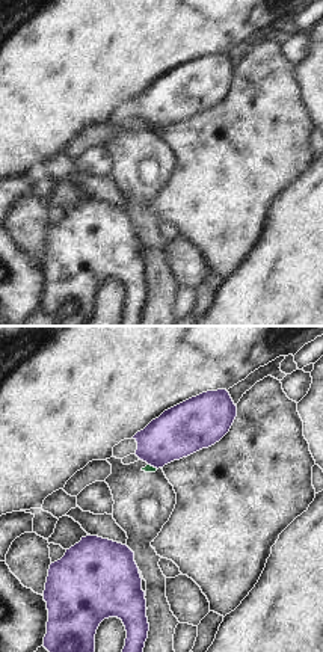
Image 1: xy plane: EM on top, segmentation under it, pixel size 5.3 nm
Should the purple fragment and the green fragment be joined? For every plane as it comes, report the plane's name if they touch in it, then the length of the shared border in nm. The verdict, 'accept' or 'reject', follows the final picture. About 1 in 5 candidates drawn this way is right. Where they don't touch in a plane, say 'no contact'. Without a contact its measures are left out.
xy | 60 nm

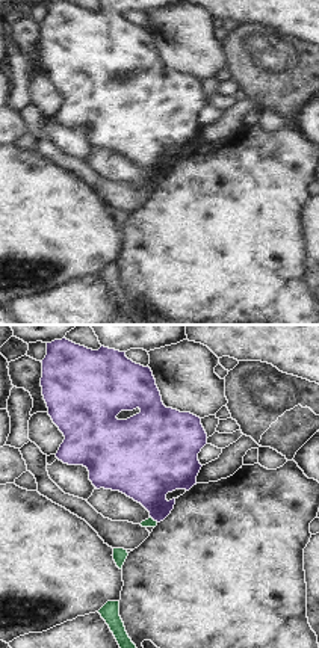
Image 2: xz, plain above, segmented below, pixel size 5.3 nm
xz | 60 nm

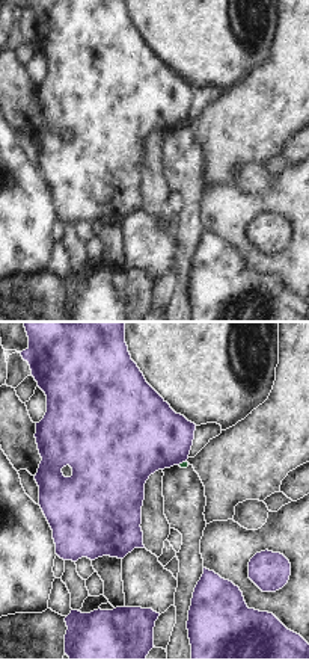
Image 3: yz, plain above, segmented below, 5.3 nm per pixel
yz | 50 nm

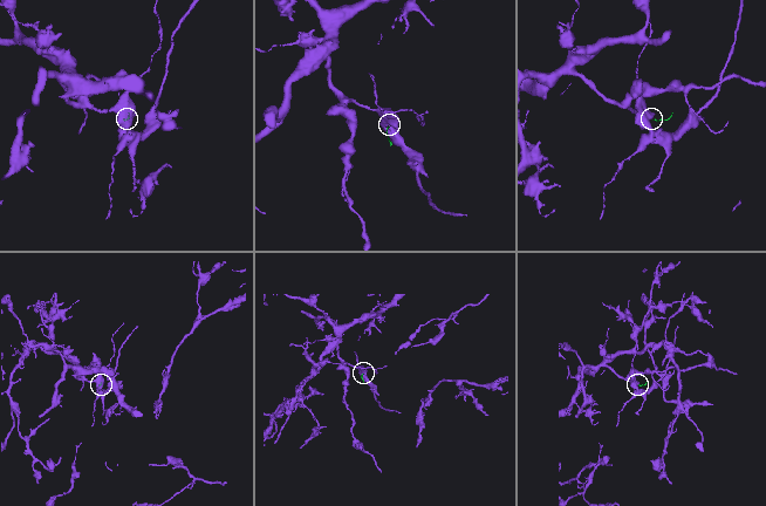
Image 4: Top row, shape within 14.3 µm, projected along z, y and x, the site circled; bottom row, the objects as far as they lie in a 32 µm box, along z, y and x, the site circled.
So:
reject

